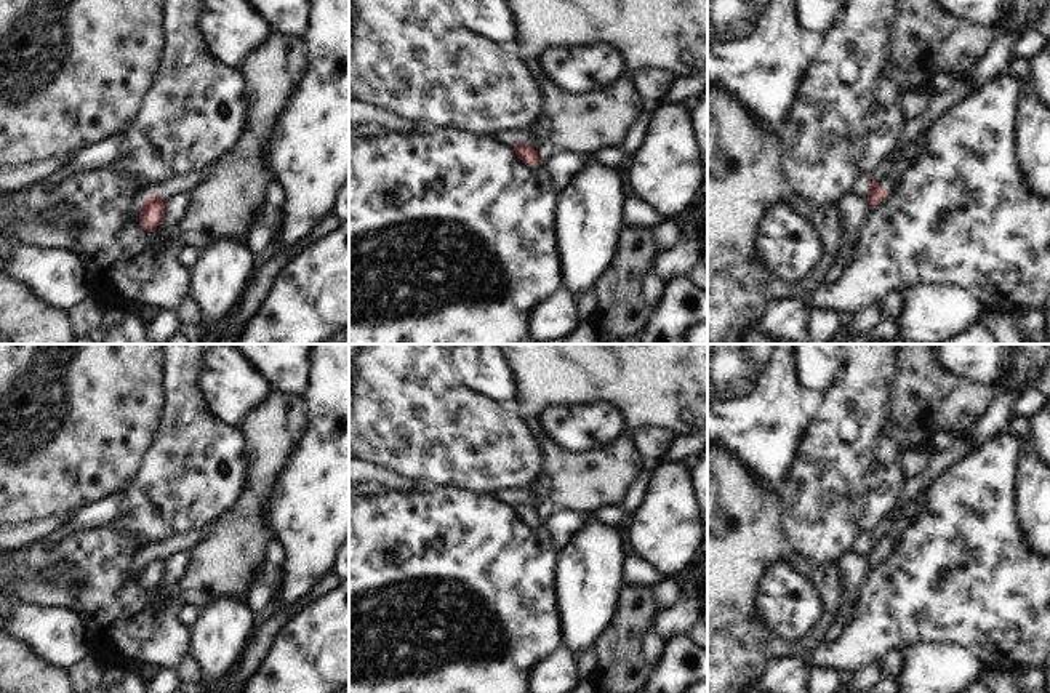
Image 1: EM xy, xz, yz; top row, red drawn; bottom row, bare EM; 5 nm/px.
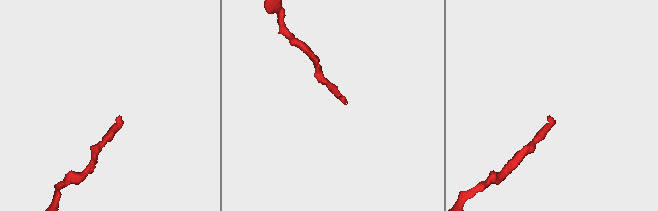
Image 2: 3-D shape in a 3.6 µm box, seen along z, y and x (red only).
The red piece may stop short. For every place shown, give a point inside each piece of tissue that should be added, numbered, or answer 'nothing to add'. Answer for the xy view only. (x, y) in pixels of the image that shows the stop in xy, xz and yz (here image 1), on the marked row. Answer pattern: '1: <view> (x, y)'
nothing to add

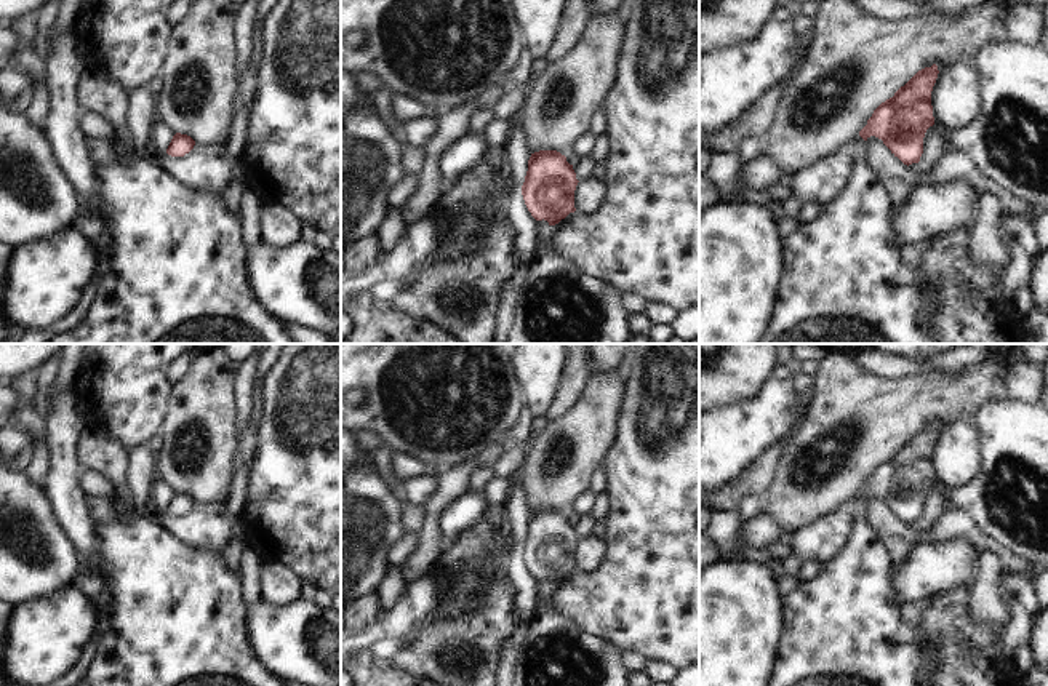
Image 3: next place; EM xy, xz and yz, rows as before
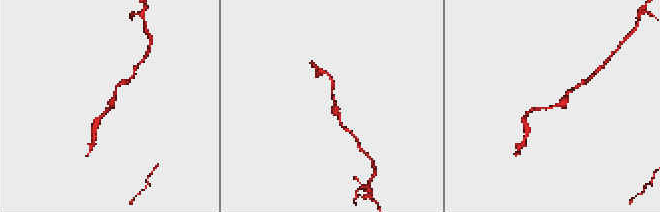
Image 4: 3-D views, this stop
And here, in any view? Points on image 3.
nothing to add

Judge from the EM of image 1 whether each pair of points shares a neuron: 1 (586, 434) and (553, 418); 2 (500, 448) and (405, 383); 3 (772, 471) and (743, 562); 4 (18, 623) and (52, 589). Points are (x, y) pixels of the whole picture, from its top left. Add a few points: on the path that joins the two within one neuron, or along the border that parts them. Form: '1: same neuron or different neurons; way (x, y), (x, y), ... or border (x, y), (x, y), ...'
1: same neuron; way (578, 426), (561, 423)
2: same neuron; way (476, 442), (460, 437), (429, 407)
3: different neurons; border (743, 460), (764, 488), (772, 488), (781, 480)
4: different neurons; border (16, 599), (61, 604), (72, 610)

